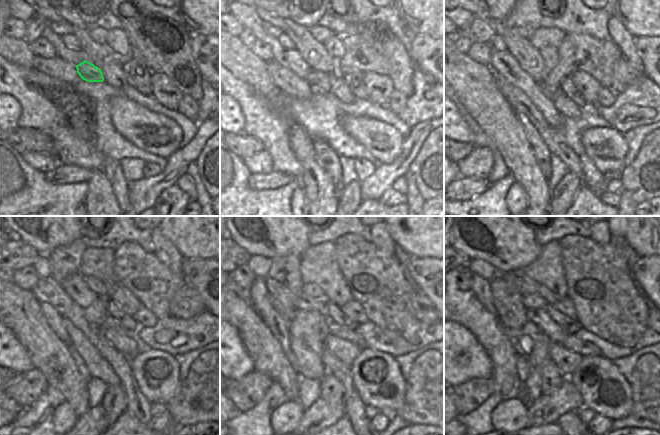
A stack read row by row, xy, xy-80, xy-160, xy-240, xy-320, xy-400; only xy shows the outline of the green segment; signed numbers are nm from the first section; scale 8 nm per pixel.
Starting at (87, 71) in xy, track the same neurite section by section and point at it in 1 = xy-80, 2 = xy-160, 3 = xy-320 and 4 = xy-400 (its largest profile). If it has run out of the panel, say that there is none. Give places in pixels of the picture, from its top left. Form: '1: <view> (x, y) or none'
1: xy-80 (319, 82)
2: xy-160 (552, 91)
3: xy-320 (334, 329)
4: xy-400 (584, 348)

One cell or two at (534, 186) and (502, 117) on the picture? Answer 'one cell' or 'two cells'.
one cell

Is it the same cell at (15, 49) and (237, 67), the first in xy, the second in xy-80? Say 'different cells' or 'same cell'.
same cell

